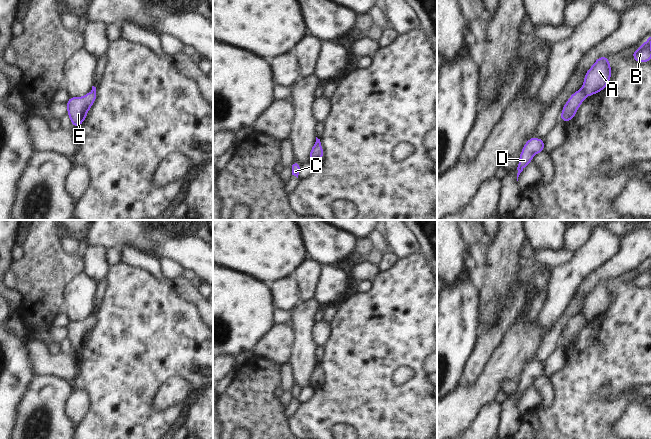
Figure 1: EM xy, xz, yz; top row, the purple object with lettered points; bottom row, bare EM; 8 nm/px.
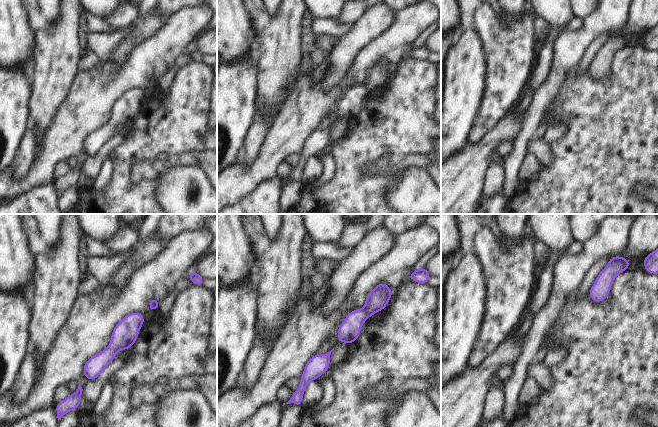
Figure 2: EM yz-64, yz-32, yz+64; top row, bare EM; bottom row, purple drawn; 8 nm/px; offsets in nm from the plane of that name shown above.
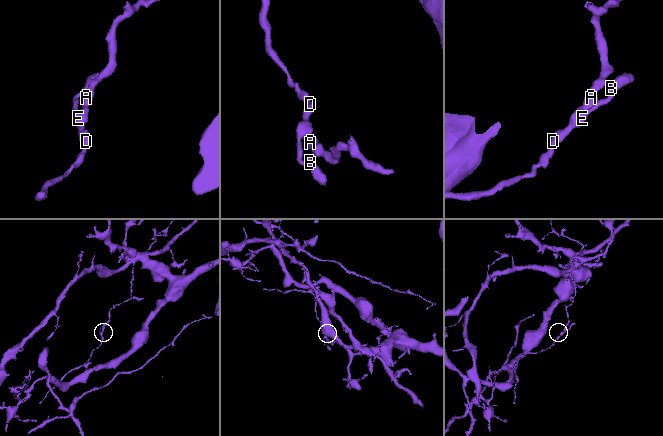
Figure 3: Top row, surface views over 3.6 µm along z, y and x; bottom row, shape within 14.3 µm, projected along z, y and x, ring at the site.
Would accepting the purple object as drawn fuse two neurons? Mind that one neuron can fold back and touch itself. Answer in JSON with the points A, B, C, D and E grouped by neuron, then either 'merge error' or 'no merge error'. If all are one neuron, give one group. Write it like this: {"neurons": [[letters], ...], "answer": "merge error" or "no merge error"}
{"neurons": [["A"], ["B", "C", "D", "E"]], "answer": "merge error"}

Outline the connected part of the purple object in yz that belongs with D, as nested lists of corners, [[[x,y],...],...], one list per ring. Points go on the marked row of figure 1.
[[[531,137],[527,142],[525,143],[523,150],[521,151],[521,154],[519,156],[519,164],[517,167],[518,173],[517,173],[517,181],[520,173],[523,171],[523,169],[532,162],[533,156],[537,153],[545,151],[544,149],[544,140],[536,137]]]

